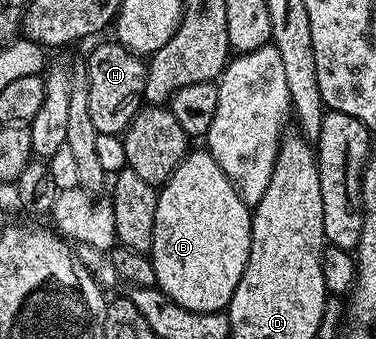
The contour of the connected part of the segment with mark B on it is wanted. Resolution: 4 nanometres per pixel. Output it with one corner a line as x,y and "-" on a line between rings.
201,151
201,153
189,152
188,156
180,162
179,167
168,176
168,180
159,186
156,198
158,199
158,207
154,207
154,239
152,240
152,252
150,254
154,275
156,276
156,285
166,295
170,295
170,299
174,299
174,303
182,303
182,307
186,307
190,311
218,313
227,310
230,299
234,295
234,287
238,287
238,279
242,279
242,271
246,271
246,259
250,255
250,235
252,234
250,207
240,198
238,191
230,183
230,179
226,179
222,167
218,167
218,163
213,159
212,154
207,151

